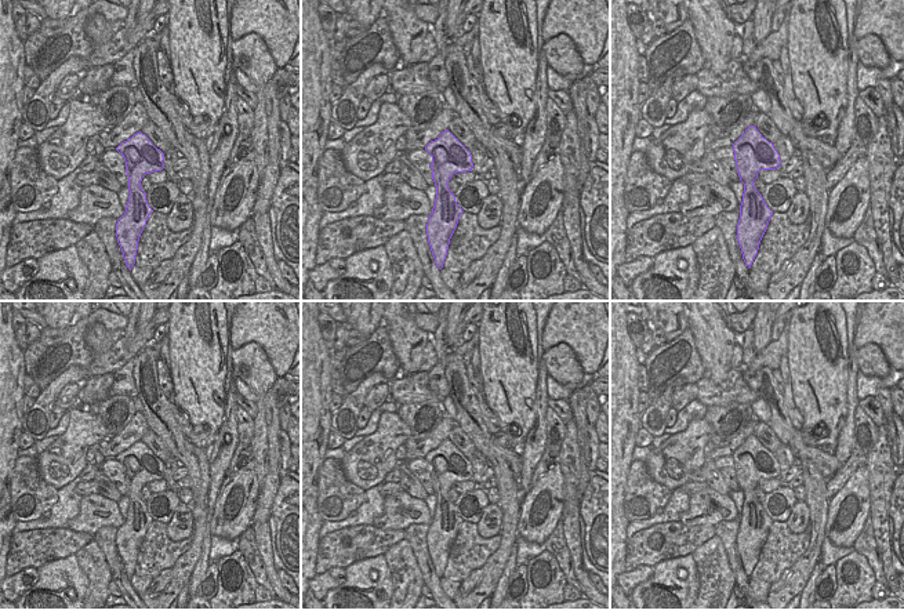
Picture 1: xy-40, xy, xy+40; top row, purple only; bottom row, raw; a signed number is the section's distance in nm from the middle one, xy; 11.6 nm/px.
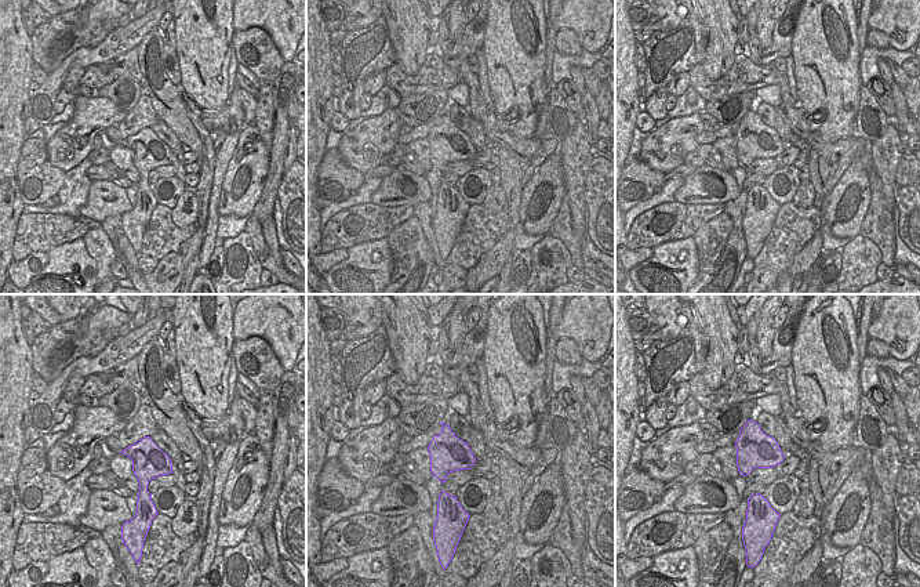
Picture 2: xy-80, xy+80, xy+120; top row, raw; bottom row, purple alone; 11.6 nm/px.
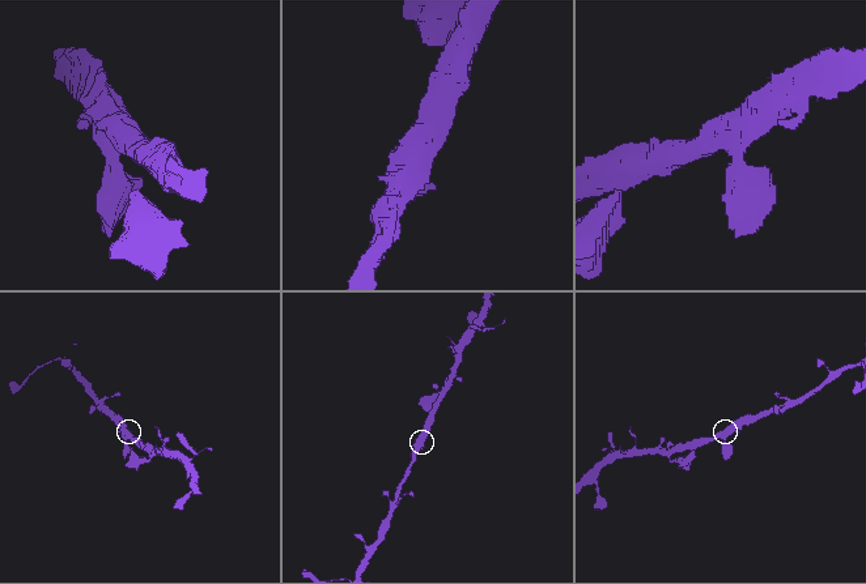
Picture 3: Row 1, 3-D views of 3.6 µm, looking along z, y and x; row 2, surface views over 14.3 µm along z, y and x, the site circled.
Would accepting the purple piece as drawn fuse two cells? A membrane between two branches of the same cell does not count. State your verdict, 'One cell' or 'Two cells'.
One cell

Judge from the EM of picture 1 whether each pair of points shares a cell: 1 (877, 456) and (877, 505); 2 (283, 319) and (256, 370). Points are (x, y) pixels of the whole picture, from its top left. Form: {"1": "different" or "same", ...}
{"1": "same", "2": "different"}

